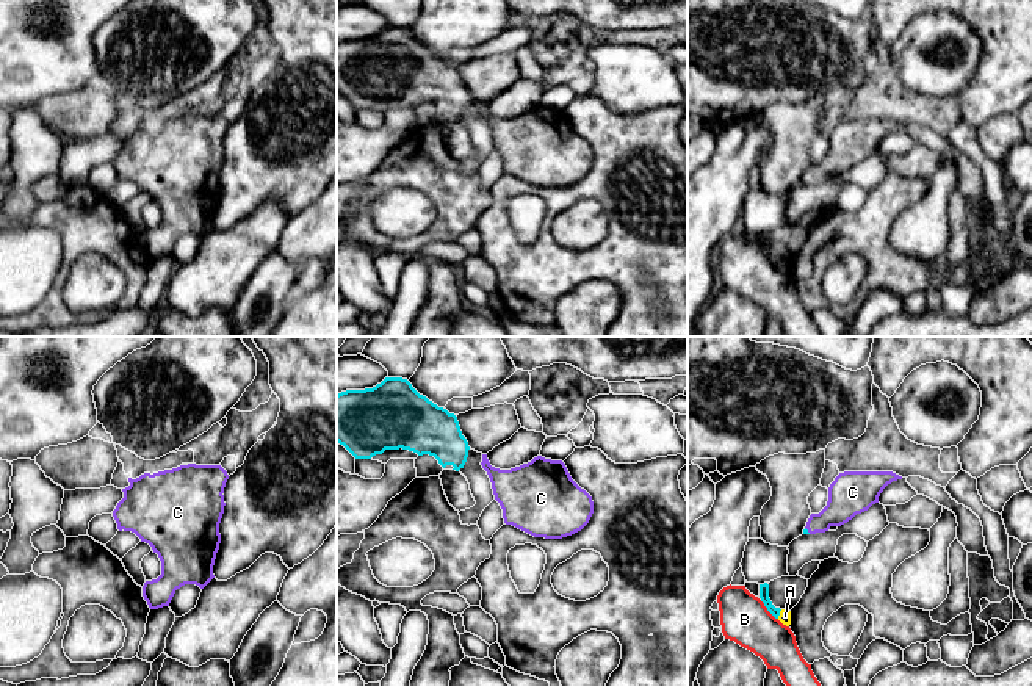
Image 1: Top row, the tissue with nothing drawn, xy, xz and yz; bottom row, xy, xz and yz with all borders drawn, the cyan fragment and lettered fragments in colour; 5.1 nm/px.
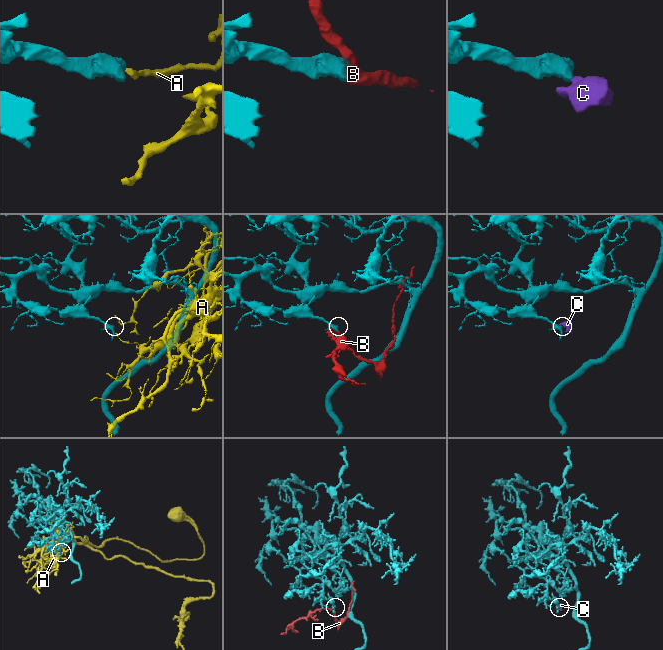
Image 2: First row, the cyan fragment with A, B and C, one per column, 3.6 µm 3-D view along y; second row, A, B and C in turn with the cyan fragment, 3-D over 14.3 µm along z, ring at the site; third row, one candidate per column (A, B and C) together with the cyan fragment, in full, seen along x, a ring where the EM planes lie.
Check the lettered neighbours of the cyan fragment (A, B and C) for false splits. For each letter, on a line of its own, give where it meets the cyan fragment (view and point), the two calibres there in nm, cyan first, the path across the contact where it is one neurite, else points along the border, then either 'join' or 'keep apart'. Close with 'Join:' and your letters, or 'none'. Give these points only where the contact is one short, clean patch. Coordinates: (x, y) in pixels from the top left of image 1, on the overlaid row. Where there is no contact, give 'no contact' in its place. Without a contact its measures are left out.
A: contact yz (779, 614); calibres 50 and 60 nm; border yz (782, 610), (777, 617); keep apart
B: contact yz (768, 610); calibres 50 and 240 nm; keep apart
C: contact yz (807, 530); calibres 30 and 180 nm; way yz (805, 531), (807, 530), (824, 520), (844, 501); join
Join: C

